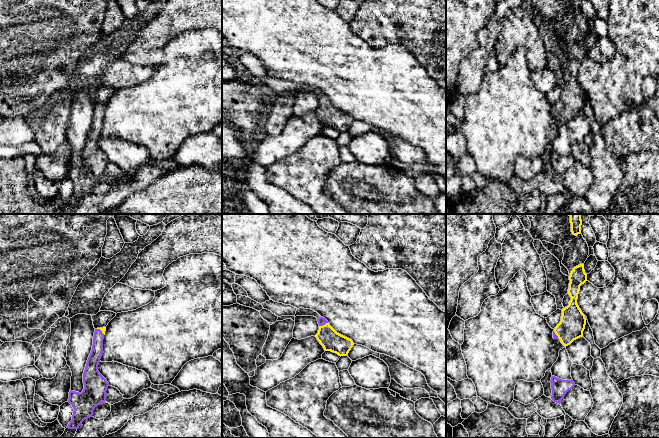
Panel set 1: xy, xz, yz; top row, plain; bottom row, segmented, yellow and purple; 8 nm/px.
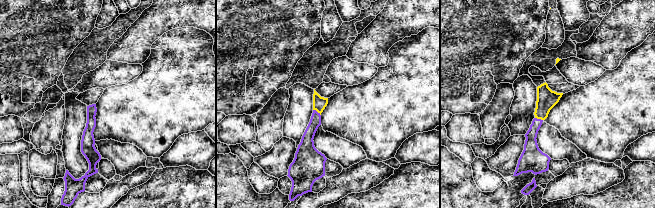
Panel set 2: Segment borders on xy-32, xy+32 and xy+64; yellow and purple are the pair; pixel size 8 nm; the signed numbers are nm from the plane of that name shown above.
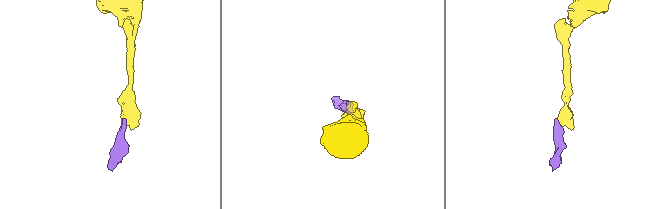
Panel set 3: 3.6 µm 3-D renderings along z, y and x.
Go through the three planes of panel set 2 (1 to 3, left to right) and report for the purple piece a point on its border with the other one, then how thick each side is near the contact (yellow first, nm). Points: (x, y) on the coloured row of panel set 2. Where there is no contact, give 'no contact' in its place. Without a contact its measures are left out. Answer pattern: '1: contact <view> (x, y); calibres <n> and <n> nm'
1: no contact
2: contact xy+32 (317, 111); calibres 110 and 100 nm
3: contact xy+64 (539, 118); calibres 160 and 120 nm

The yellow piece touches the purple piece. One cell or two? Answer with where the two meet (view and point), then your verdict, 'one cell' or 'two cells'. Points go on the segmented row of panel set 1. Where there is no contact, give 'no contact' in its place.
meets yellow in xz at (323, 325); one cell

